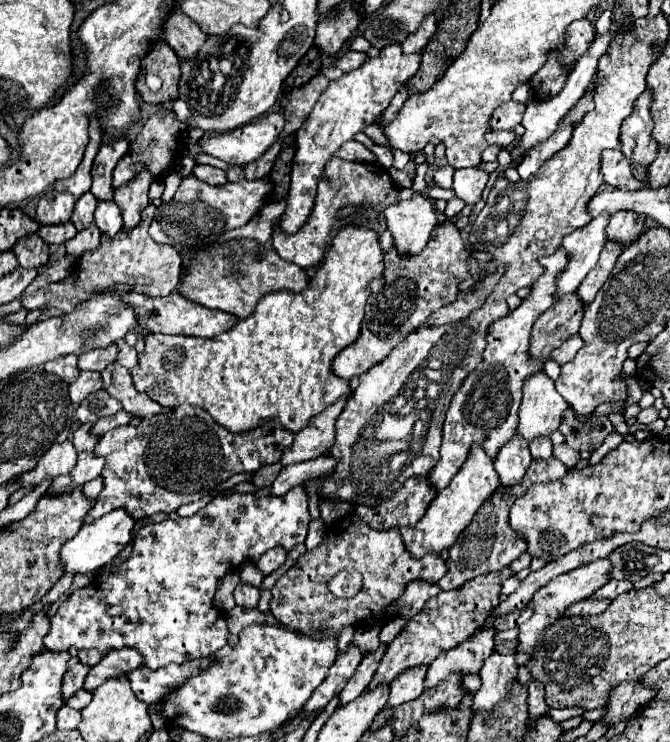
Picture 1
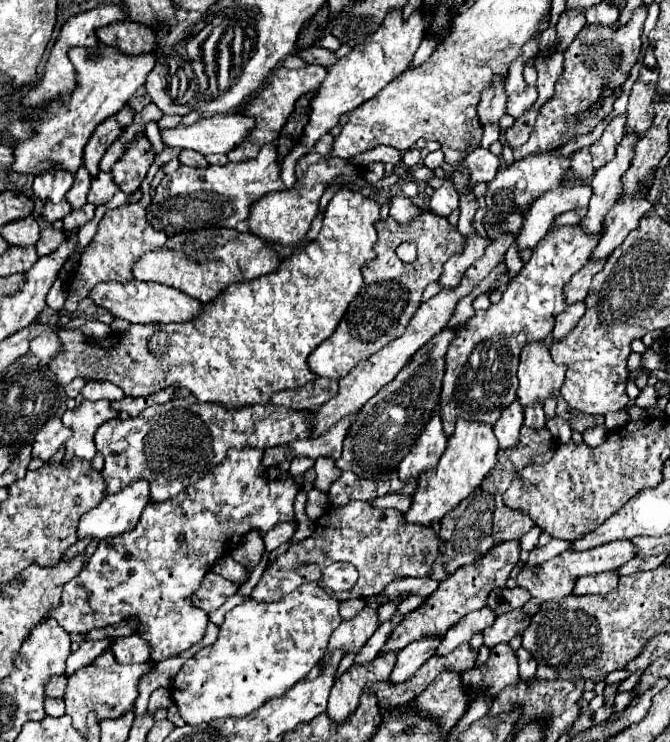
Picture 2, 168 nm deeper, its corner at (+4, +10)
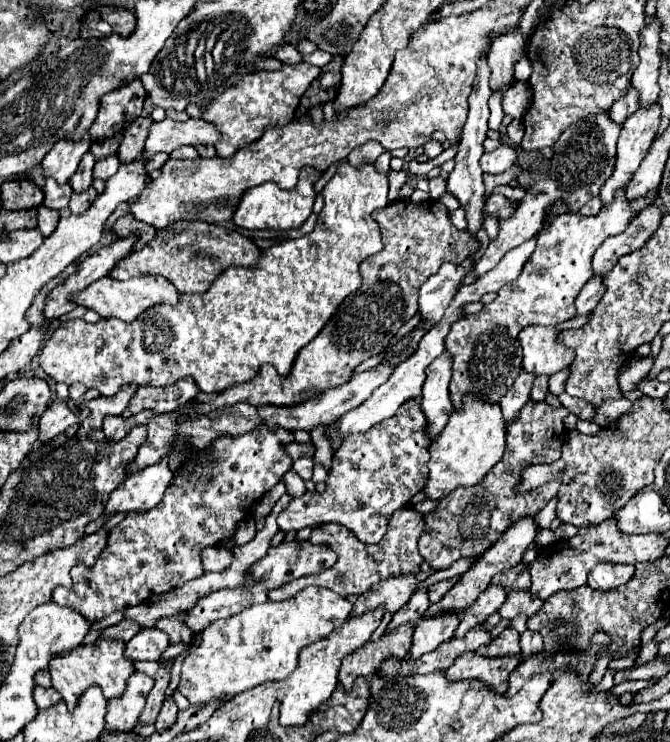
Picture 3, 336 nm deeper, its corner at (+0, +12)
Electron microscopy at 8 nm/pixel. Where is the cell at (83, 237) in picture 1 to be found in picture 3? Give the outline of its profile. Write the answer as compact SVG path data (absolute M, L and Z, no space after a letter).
M92 186L88 188L88 192L74 194L72 200L70 200L70 210L72 210L72 214L82 214L82 212L86 212L86 210L90 208L90 204L96 200L96 196L98 196L98 192L96 192Z

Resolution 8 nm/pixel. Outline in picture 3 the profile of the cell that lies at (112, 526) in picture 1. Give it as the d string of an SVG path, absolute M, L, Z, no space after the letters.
M164 458L160 464L148 466L126 480L110 494L110 500L104 508L104 514L130 514L130 512L148 512L160 500L168 484L172 482L172 472L168 470L168 460Z

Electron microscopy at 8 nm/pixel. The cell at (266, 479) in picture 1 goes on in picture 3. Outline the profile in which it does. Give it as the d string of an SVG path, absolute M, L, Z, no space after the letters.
M292 442L292 444L286 446L286 454L288 454L292 460L298 460L298 458L302 458L302 456L312 458L312 452L314 452L314 444L296 444L296 442Z

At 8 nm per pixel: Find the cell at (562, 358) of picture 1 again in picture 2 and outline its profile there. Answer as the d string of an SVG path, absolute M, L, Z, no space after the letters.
M578 302L578 304L572 304L572 306L568 306L564 312L560 312L558 316L556 316L556 324L554 324L554 330L552 330L552 336L554 336L554 340L558 338L564 338L566 334L568 334L568 330L572 330L572 326L576 326L576 322L584 316L584 312L586 312L586 306L582 304L582 302Z

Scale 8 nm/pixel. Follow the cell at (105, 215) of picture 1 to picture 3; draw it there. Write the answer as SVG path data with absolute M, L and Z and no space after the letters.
M110 156L106 160L100 160L96 162L94 166L94 178L100 178L100 180L108 180L116 170L118 170L120 162L118 162L118 156Z

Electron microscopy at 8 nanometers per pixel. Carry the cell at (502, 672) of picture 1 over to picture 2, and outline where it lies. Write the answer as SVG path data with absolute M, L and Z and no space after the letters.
M510 610L506 614L500 614L496 616L494 624L488 626L488 630L484 630L484 644L488 648L494 648L500 642L510 642L516 634L524 632L528 622L530 616L526 616L522 610Z

